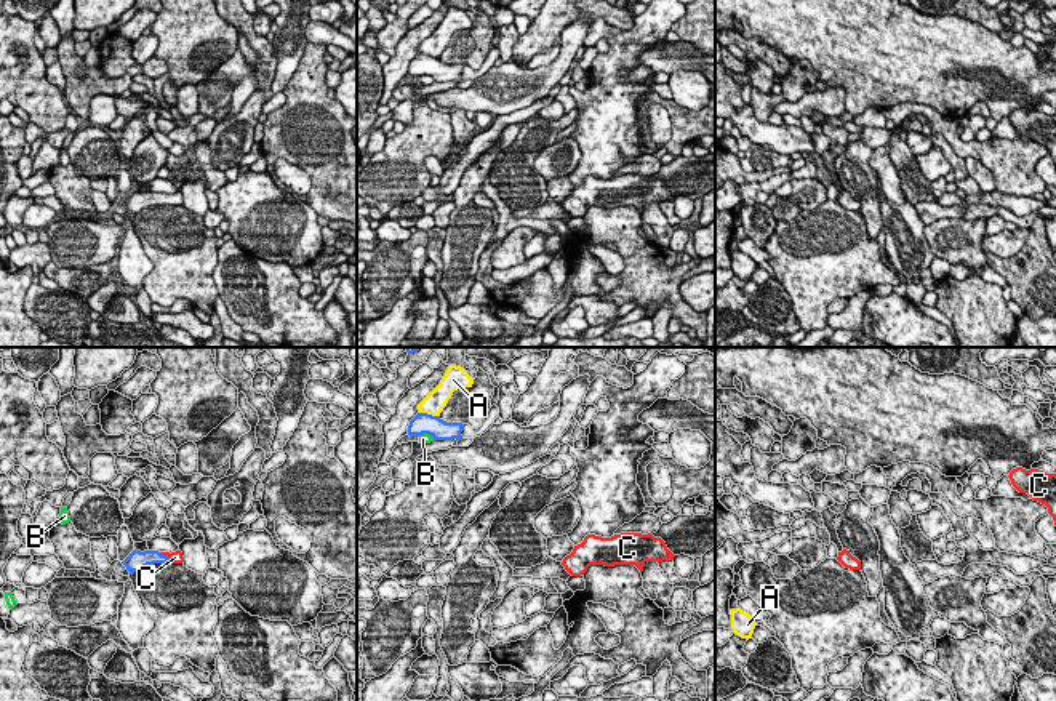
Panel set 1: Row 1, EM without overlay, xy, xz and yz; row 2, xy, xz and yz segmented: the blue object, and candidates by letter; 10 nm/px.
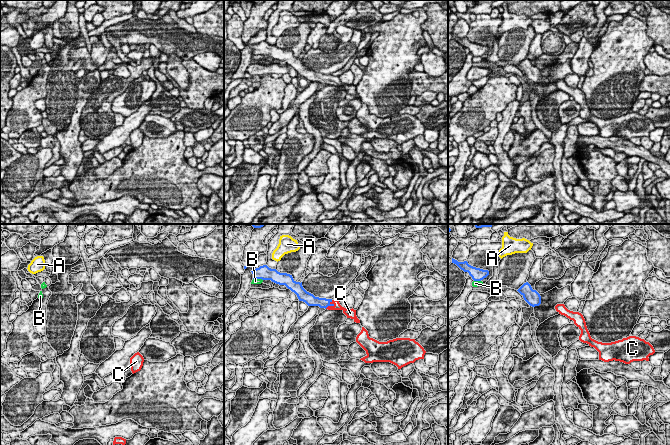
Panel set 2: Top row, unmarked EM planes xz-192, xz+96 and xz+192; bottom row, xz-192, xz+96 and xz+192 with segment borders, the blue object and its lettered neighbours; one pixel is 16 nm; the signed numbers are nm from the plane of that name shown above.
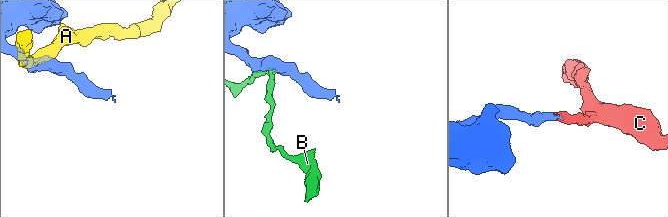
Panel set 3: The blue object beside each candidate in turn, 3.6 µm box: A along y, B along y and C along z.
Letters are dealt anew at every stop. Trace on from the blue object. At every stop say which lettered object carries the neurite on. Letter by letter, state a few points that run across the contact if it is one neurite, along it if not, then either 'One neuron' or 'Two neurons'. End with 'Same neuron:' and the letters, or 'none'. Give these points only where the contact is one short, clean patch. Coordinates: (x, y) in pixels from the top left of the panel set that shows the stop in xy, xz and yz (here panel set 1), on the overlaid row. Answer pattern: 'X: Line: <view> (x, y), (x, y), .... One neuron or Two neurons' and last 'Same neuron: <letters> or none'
A: Line: xz (420, 412), (439, 416). Two neurons
B: Line: xz (418, 436), (429, 434), (434, 439). Two neurons
C: Line: xy (148, 557), (167, 556), (175, 557). One neuron
Same neuron: C

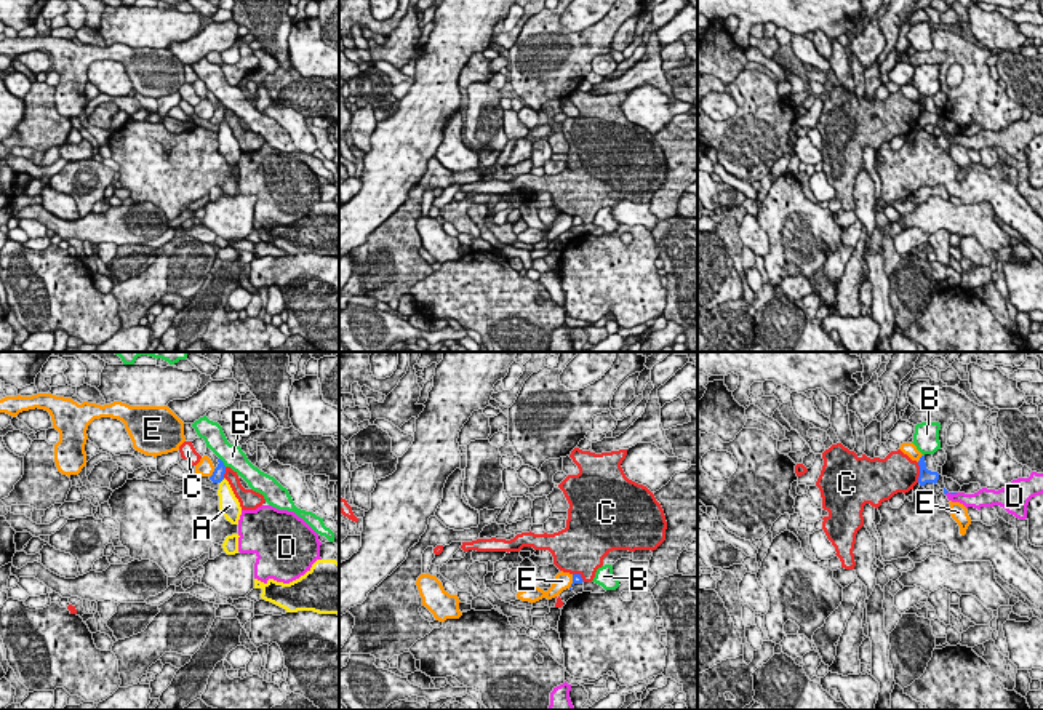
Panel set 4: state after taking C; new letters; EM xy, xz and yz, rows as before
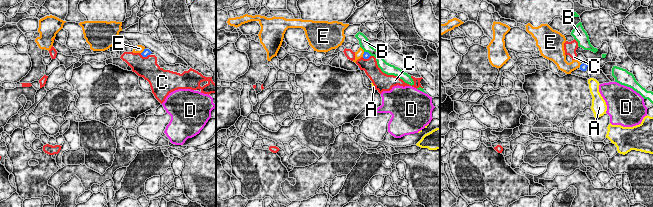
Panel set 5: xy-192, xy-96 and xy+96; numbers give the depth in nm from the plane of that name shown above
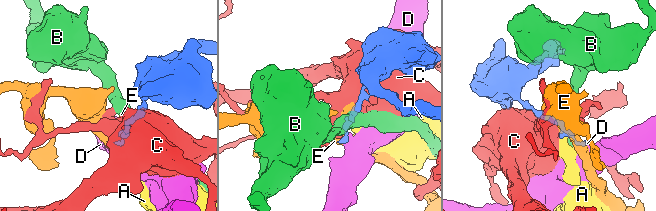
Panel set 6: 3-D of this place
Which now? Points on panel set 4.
A: Line: xy (224, 478), (219, 483). Two neurons
B: Line: xy (219, 458), (226, 466). Two neurons
C: Two neurons
D: Line: yz (957, 493), (946, 494). Two neurons
E: Two neurons
Same neuron: none

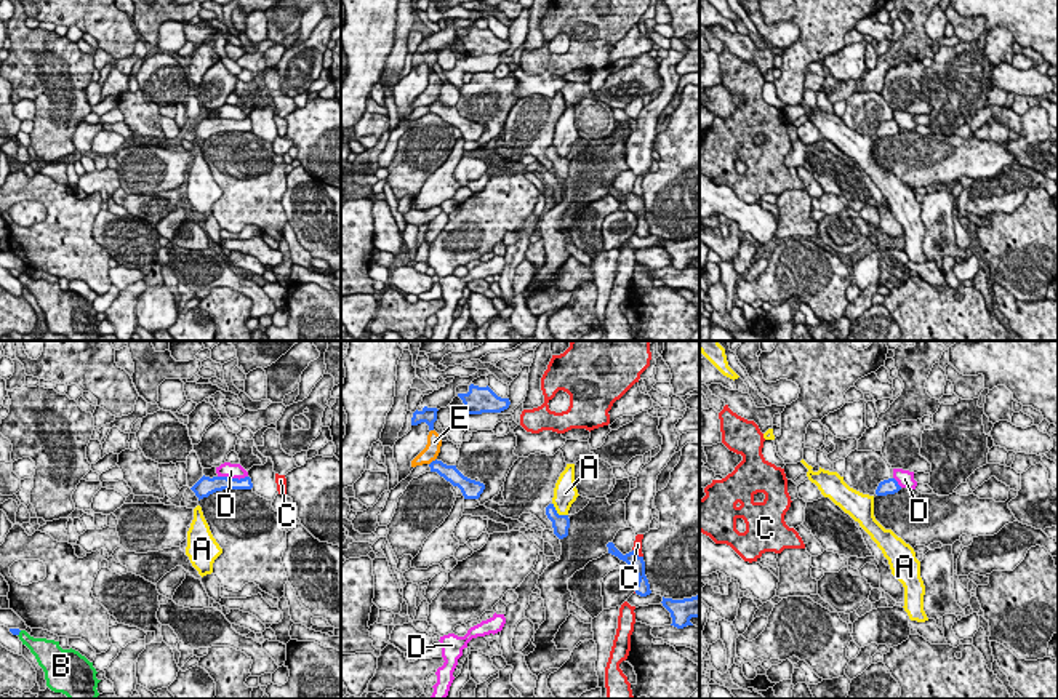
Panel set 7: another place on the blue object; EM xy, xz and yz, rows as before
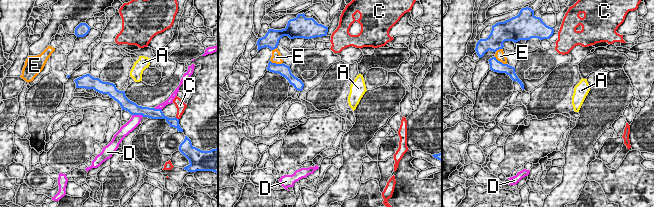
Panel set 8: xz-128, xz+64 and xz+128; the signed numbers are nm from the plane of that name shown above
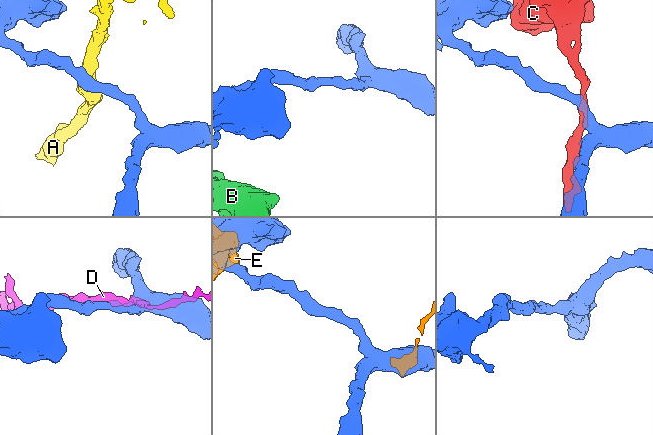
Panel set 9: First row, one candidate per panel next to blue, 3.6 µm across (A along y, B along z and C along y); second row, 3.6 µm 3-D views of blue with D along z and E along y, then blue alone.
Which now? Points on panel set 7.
A: Line: xz (553, 503), (559, 514), (567, 515). Two neurons
B: Line: xy (21, 631), (18, 635). Two neurons
C: Two neurons
D: Line: xy (218, 475), (231, 479), (247, 477). Two neurons
E: Two neurons
Same neuron: none

